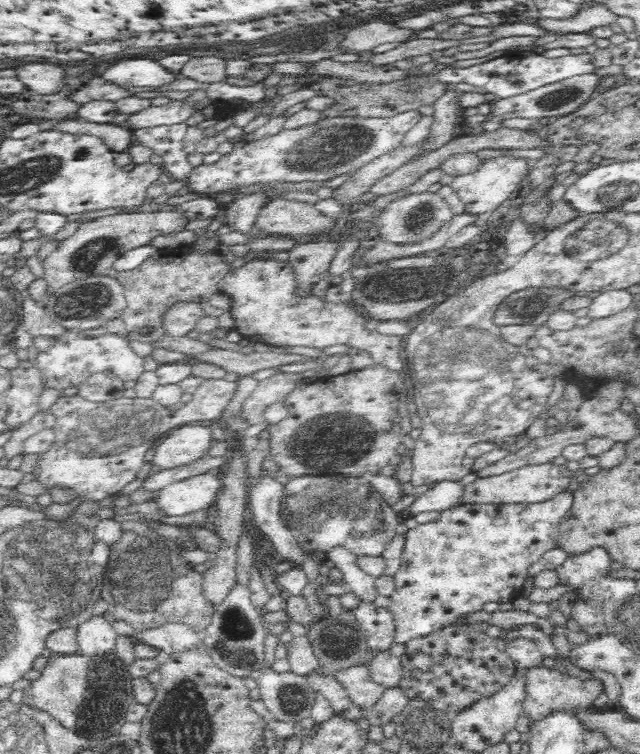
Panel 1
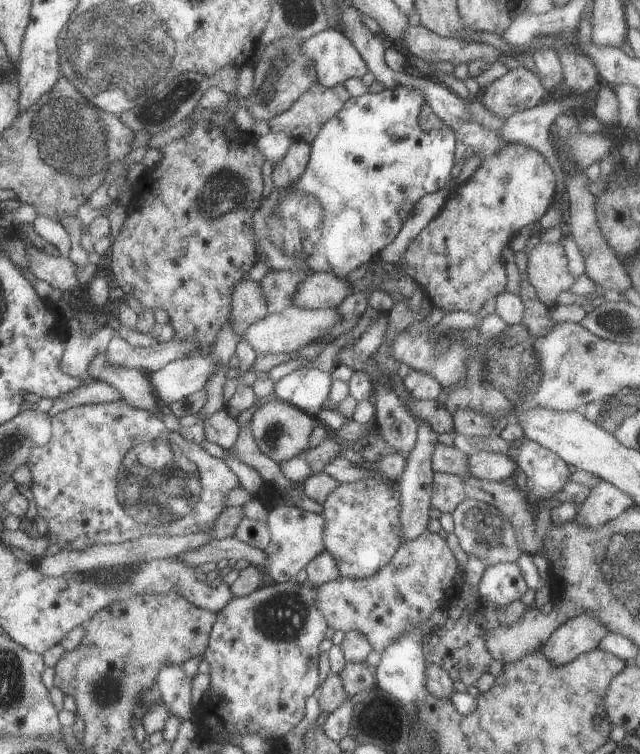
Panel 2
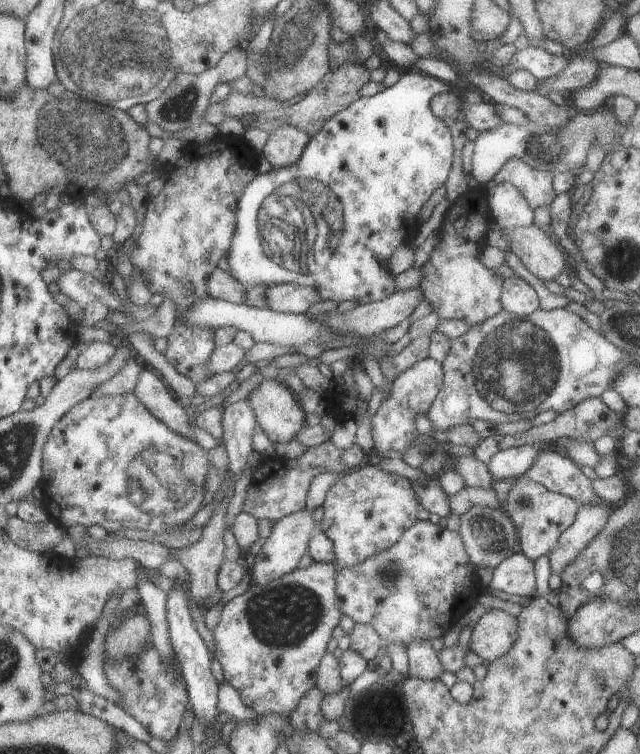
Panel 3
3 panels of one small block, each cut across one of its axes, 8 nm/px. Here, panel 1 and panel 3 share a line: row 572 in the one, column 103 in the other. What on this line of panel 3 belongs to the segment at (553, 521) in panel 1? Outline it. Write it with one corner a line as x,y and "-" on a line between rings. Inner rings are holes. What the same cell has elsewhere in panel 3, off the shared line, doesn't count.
132,393
92,396
77,404
56,424
45,446
44,497
54,521
66,528
83,524
90,531
98,525
113,535
131,528
152,534
173,532
190,520
202,505
208,451
194,440
170,430

